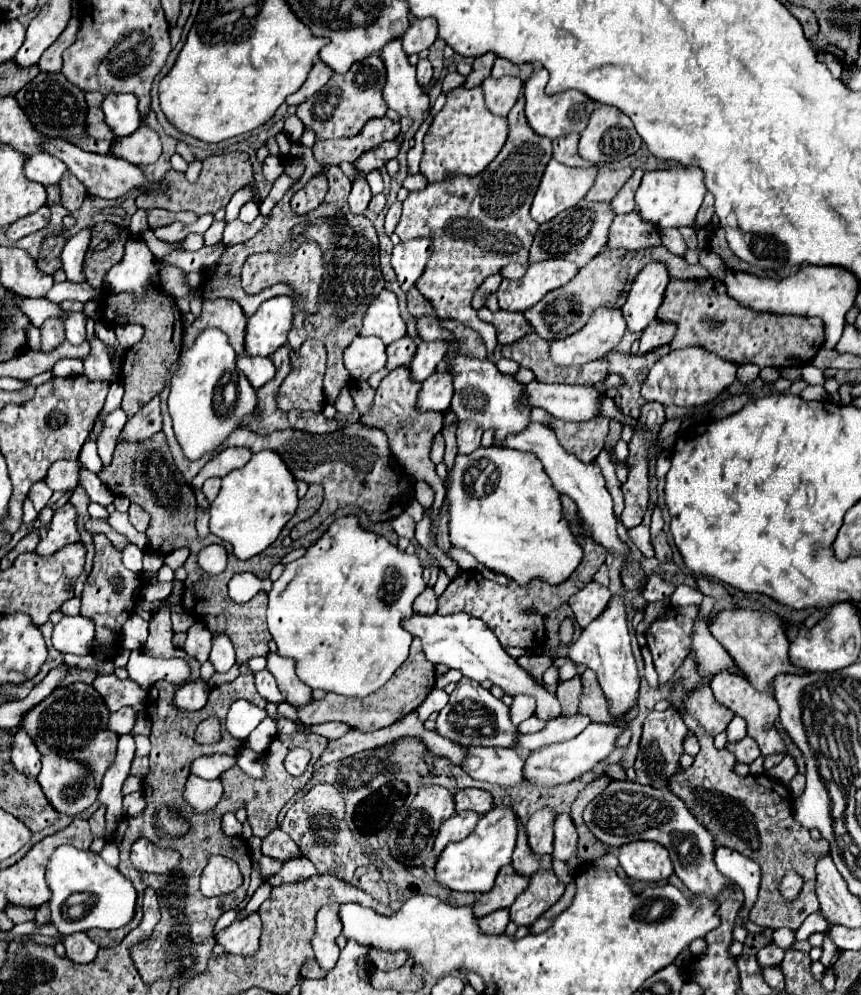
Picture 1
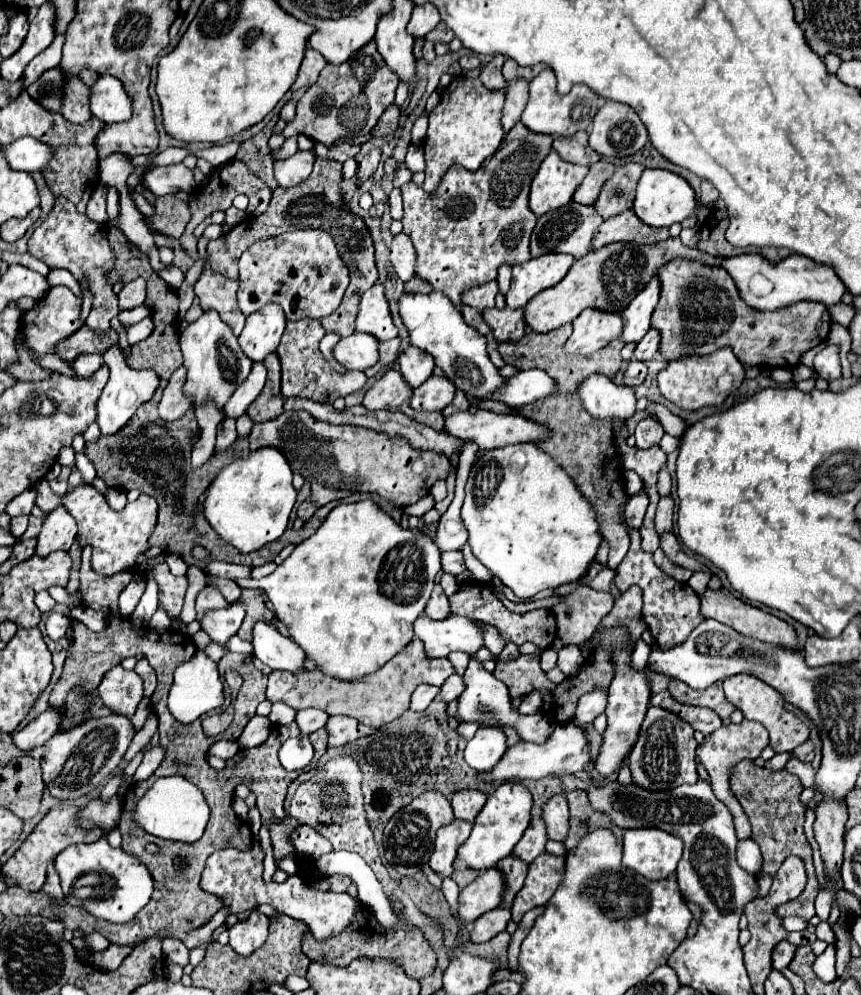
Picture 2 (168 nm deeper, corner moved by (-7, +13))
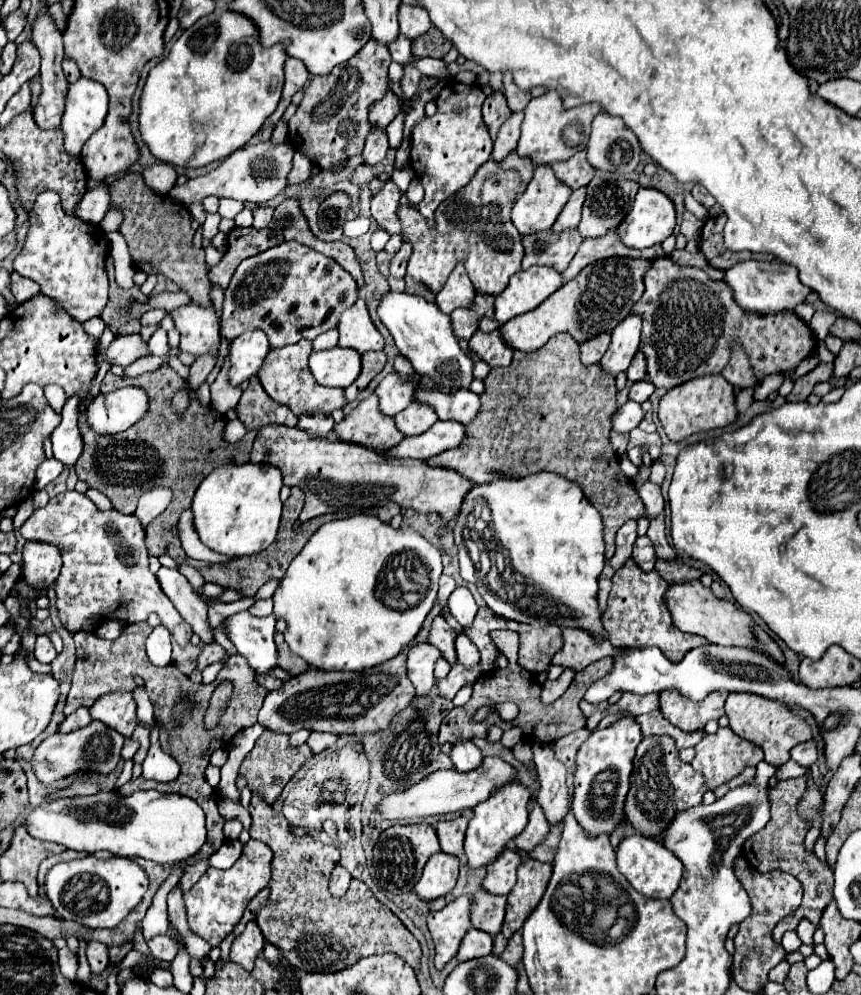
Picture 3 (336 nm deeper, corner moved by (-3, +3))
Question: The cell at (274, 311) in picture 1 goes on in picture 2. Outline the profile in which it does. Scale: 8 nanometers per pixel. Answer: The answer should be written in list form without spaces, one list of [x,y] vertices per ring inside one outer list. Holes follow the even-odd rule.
[[[266,303],[260,311],[256,313],[250,313],[246,317],[246,327],[244,331],[240,333],[238,337],[238,343],[240,347],[244,349],[244,353],[252,359],[252,361],[262,361],[268,353],[276,351],[276,347],[280,345],[280,337],[284,333],[284,327],[286,327],[286,317],[284,317],[284,311],[278,303]]]

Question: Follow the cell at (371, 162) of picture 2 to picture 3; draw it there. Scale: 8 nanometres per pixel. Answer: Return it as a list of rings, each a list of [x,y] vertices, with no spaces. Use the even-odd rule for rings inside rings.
[[[372,125],[372,131],[366,137],[366,145],[364,145],[364,153],[362,153],[362,157],[366,159],[366,165],[376,165],[378,161],[382,161],[386,151],[388,151],[386,131],[380,129],[378,125]]]

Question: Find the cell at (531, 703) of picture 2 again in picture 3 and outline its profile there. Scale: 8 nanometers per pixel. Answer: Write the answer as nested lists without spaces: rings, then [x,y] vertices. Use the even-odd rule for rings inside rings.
[[[512,727],[512,729],[504,731],[504,735],[502,735],[502,745],[504,745],[504,747],[508,747],[508,749],[512,749],[512,747],[514,747],[514,745],[516,745],[520,739],[522,739],[520,729]]]

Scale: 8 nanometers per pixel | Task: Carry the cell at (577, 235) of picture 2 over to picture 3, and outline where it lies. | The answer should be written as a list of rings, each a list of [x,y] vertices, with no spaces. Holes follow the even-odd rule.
[[[550,229],[544,233],[526,235],[522,239],[522,245],[524,245],[522,269],[528,269],[532,265],[546,265],[562,273],[572,261],[572,257],[576,255],[576,249],[580,247],[580,243],[582,243],[582,237],[578,229],[568,229],[564,233],[554,233]]]

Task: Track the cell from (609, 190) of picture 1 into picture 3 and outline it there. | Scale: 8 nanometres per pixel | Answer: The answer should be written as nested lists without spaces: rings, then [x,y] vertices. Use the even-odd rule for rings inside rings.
[[[586,187],[572,191],[568,203],[564,205],[562,213],[558,215],[556,223],[552,225],[552,231],[562,233],[566,229],[574,229],[580,223],[580,213],[582,213],[582,203],[584,203],[584,195],[586,195]]]

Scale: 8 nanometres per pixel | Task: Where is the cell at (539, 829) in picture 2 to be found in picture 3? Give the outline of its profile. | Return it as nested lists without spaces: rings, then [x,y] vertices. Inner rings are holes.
[[[502,851],[496,861],[486,867],[486,877],[482,881],[482,889],[490,895],[508,895],[512,885],[516,883],[516,869],[522,857],[516,851]]]

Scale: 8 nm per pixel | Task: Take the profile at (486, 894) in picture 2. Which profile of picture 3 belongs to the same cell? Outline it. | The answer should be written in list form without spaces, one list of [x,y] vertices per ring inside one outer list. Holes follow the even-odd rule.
[[[458,897],[448,903],[442,911],[434,911],[426,917],[430,937],[434,941],[434,967],[438,971],[456,955],[462,937],[468,933],[472,923],[468,921],[468,897]]]

